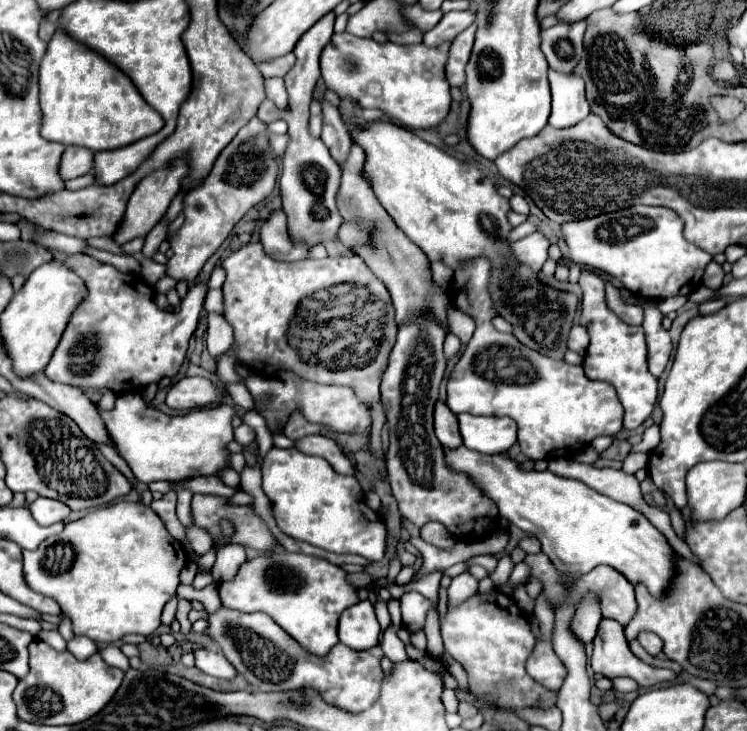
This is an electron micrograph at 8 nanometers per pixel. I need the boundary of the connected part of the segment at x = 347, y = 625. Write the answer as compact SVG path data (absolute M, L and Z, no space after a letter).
M360 601L360 603L348 607L340 617L338 635L344 645L348 645L350 649L356 649L356 651L376 647L378 637L380 637L380 625L378 625L372 603Z

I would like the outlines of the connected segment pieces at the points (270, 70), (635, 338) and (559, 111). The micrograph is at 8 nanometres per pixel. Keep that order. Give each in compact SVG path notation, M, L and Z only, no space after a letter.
M288 53L288 55L284 55L282 59L276 59L276 61L258 65L258 69L260 69L260 73L262 73L264 79L268 79L268 77L284 77L284 75L292 69L294 61L296 61L294 53Z
M582 271L580 287L582 287L582 309L580 309L578 323L584 325L590 335L590 345L584 355L584 371L588 379L600 379L614 385L620 403L624 407L626 429L636 429L648 417L654 417L654 421L660 423L660 409L656 409L658 381L648 371L648 347L644 339L644 329L626 325L610 311L606 303L604 281L598 275L590 271Z
M550 69L550 89L552 89L552 115L548 125L556 129L572 127L588 117L590 107L584 95L584 81L574 75L560 75Z

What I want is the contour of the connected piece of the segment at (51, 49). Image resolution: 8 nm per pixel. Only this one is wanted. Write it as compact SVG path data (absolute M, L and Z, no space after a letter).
M56 31L40 63L40 135L62 145L76 145L90 151L110 151L150 137L164 127L156 113L130 83L102 55L90 51L62 31Z

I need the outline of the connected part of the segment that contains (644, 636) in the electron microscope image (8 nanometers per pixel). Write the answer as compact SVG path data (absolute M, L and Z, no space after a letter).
M640 631L636 639L640 641L640 645L642 645L650 655L658 655L658 653L662 651L662 641L660 641L660 637L658 637L658 635L654 635L654 633Z

